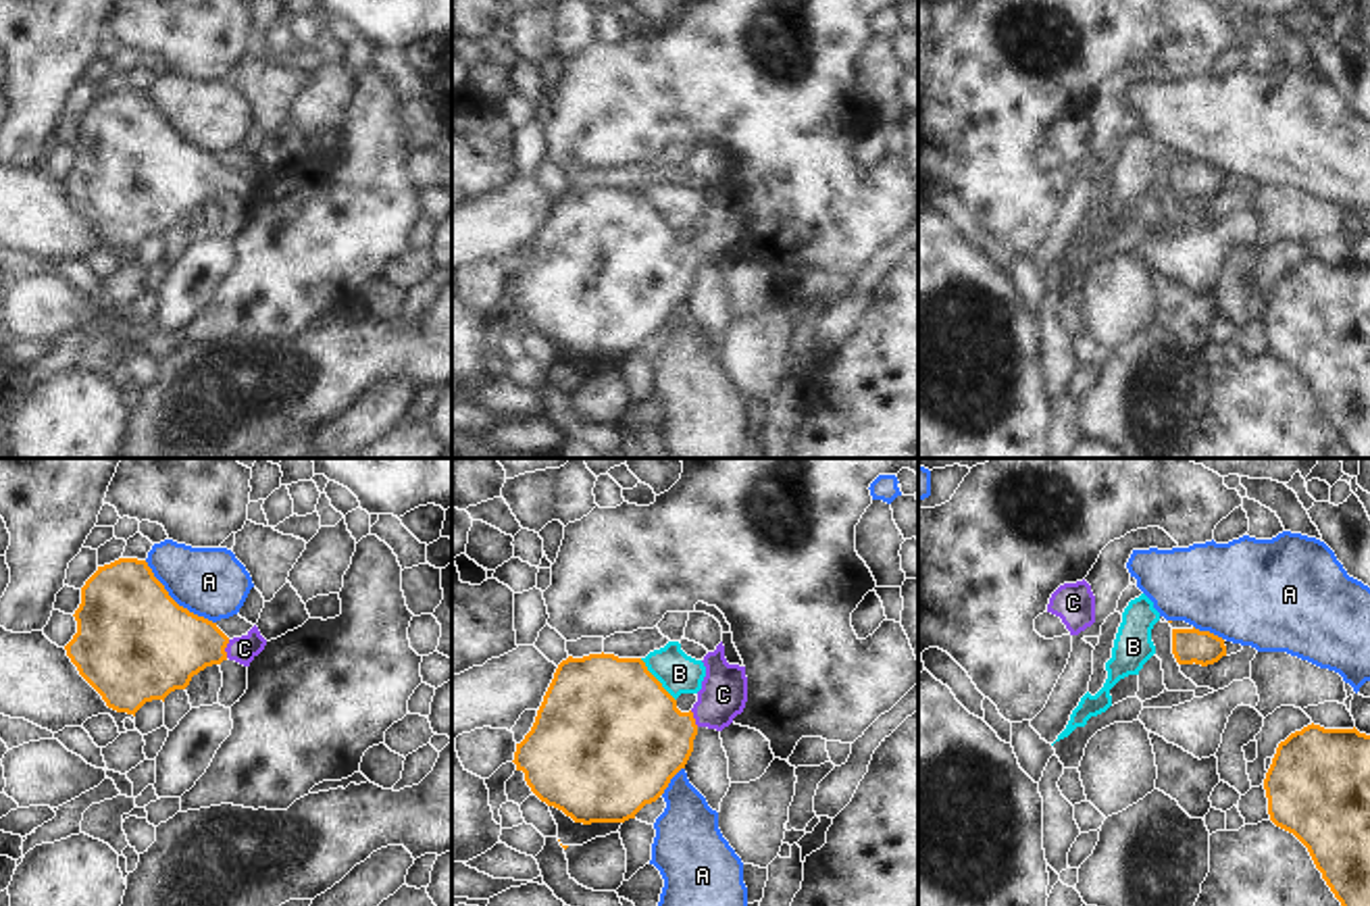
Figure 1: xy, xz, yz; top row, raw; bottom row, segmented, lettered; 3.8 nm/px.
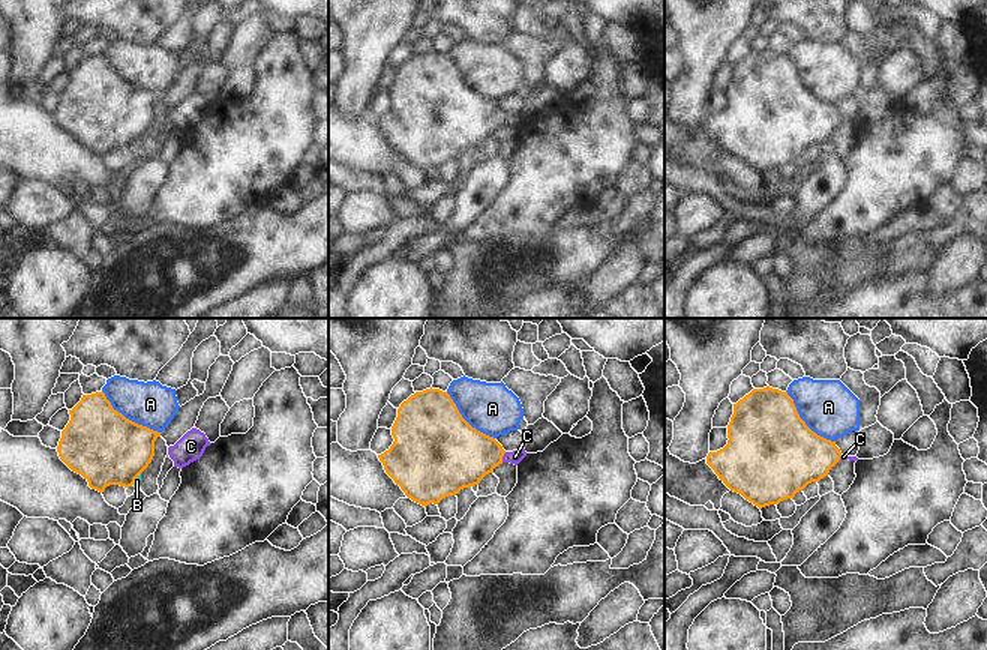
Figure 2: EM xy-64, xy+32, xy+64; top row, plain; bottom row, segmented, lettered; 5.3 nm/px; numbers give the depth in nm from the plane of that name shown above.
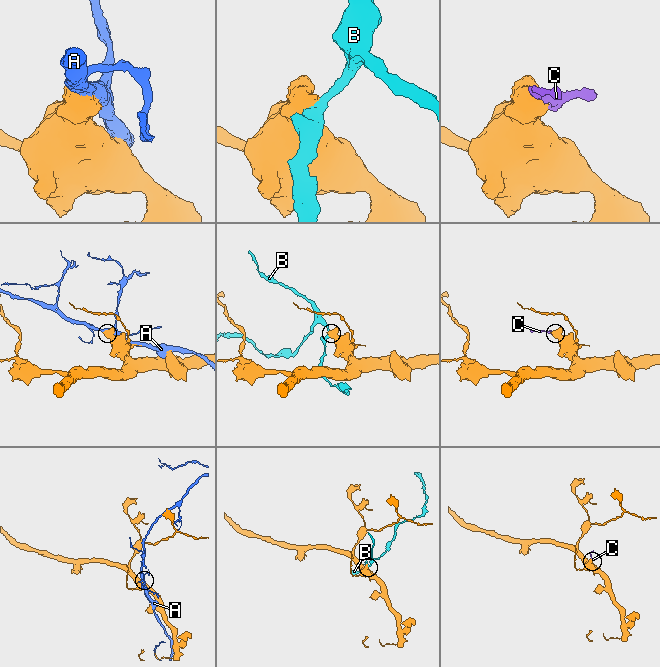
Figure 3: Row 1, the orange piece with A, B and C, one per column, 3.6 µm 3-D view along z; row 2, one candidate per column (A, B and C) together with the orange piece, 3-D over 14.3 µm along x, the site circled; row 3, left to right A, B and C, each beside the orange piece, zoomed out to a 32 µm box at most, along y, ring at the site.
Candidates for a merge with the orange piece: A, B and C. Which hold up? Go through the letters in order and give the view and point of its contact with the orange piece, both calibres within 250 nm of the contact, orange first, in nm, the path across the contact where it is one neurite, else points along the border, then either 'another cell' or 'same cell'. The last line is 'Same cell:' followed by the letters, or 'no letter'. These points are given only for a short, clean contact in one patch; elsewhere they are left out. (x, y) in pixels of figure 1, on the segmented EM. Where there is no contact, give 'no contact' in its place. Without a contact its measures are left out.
A: contact xy (173, 600); calibres 460 and 280 nm; another cell
B: contact xz (656, 680); calibres 500 and 160 nm; border xz (640, 659), (675, 700); another cell
C: contact xy (225, 646); calibres 340 and 100 nm; way xy (161, 646), (225, 646), (244, 648); same cell
Same cell: C

